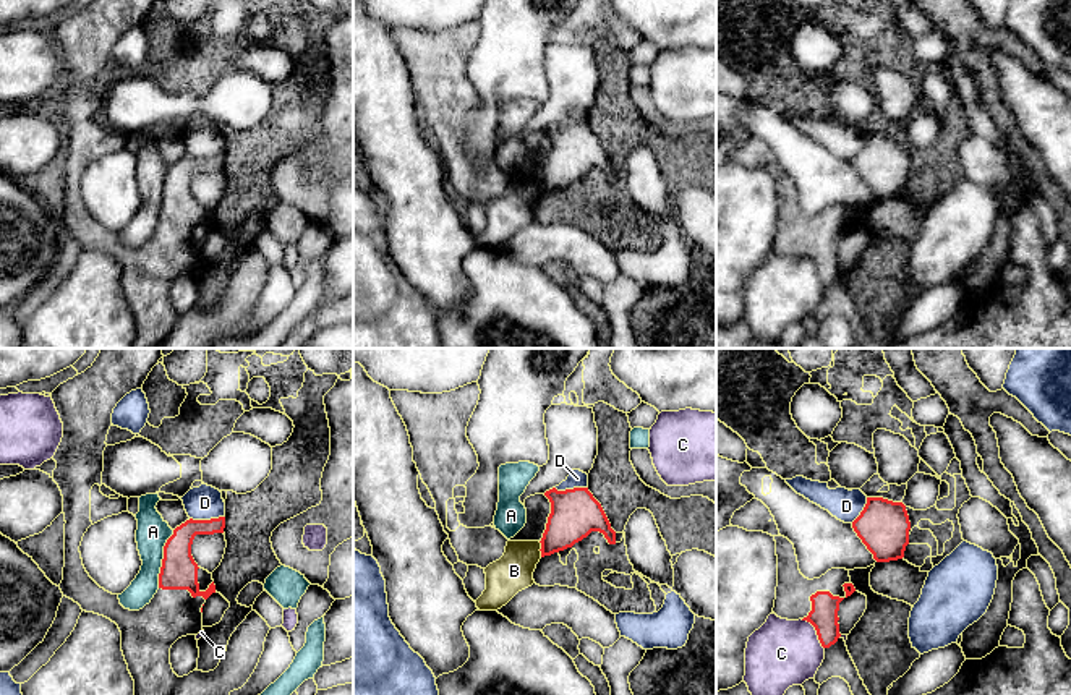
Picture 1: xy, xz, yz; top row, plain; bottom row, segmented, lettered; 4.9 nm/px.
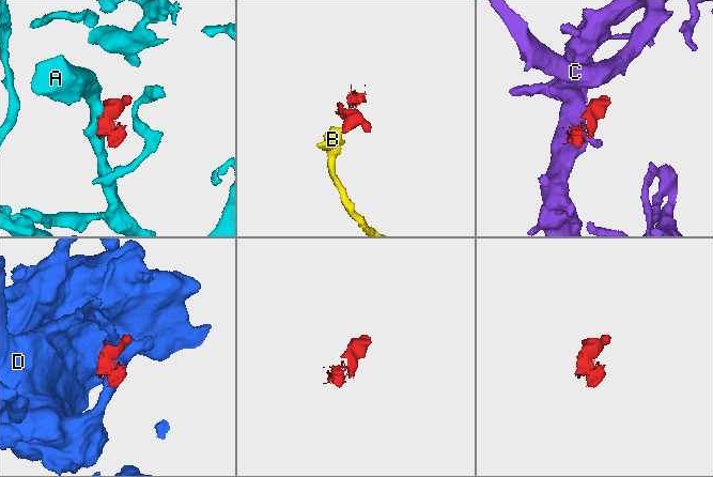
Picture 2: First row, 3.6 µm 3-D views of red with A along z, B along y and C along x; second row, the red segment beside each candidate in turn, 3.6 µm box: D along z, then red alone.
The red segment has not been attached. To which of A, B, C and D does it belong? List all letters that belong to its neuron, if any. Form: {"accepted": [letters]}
{"accepted": []}

